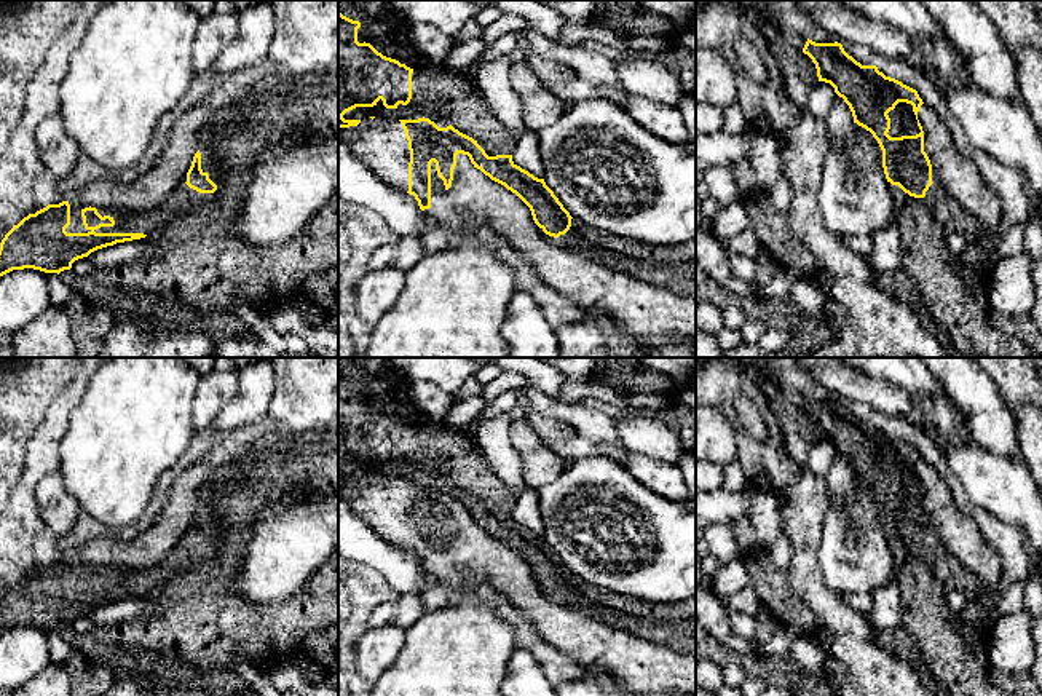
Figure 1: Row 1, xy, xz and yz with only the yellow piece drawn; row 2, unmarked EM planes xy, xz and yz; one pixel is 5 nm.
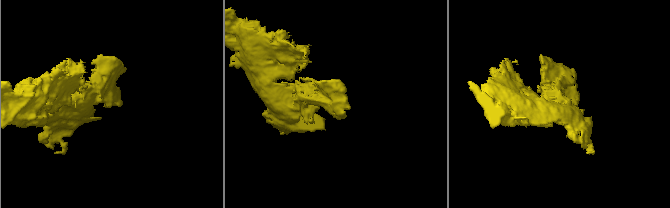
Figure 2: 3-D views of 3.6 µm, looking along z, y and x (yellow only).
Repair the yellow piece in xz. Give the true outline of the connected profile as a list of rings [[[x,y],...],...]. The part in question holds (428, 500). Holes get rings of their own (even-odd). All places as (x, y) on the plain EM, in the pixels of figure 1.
[[[429,476],[399,477],[409,498],[409,549],[421,568],[431,565],[431,520],[444,538],[445,548],[452,544],[456,512],[468,512],[474,525],[491,538],[515,551],[531,568],[535,581],[549,594],[558,595],[571,584],[571,573],[546,543],[512,519],[512,512],[488,514],[472,495],[452,482],[439,485]]]

